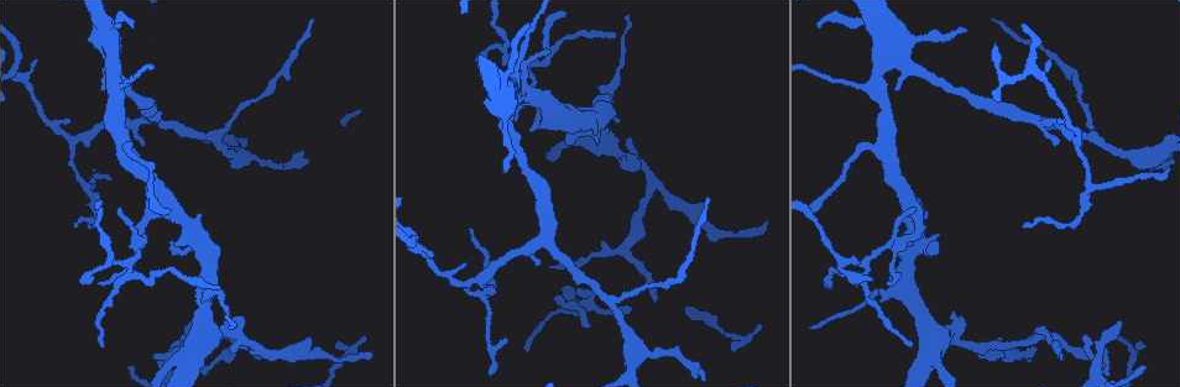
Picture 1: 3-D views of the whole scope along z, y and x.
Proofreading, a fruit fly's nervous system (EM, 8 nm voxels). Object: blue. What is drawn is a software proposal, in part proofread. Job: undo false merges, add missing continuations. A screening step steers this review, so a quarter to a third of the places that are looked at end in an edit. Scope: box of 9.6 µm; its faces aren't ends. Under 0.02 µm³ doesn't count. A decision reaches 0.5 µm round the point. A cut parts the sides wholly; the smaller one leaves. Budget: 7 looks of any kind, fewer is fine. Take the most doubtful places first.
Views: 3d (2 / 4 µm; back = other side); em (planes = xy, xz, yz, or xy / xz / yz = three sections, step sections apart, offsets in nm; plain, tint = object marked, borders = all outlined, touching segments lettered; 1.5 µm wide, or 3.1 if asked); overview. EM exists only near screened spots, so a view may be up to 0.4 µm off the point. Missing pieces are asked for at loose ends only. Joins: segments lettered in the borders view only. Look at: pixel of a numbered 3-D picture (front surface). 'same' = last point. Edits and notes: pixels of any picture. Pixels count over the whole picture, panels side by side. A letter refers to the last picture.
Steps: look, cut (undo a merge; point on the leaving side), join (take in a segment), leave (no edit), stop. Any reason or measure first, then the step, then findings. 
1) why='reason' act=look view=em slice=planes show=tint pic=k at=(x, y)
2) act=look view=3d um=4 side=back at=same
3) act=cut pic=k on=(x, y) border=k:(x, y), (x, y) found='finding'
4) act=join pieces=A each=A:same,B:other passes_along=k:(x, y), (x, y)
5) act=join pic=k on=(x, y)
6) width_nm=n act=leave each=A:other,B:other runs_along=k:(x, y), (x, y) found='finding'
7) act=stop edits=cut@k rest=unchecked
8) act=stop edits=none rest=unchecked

why='free end' act=look view=em slice=xy step=4 show=tint pic=1 at=(130, 365)

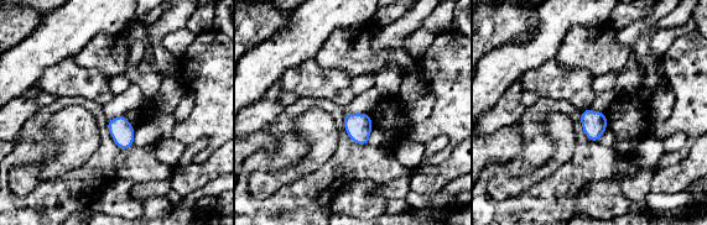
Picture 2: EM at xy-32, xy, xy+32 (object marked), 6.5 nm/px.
act=look view=em slice=planes show=borders at=same

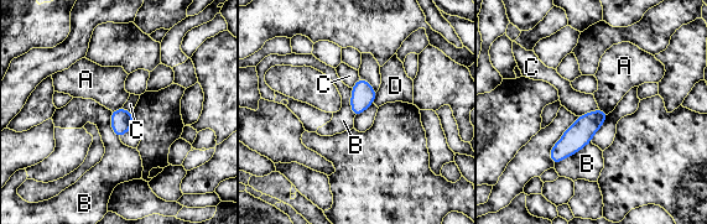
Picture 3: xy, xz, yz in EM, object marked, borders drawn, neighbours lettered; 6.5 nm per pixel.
width_nm=130 act=leave each=A:other,B:other,C:other,D:other border=3:(121, 107), (112, 112) found='none of them fits'

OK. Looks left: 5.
why='thin end' act=look view=3d um=4 pic=1 at=(810, 329)

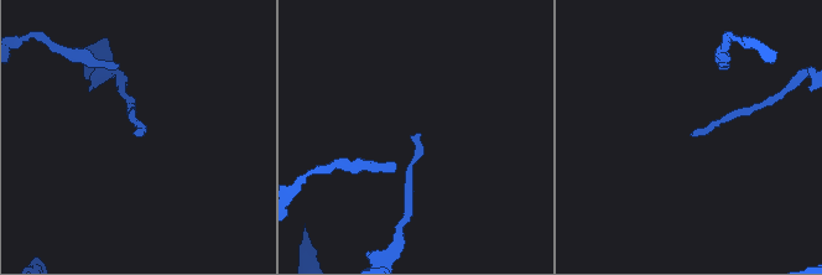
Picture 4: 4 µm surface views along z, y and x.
why='now the EM' act=look view=em slice=planes show=borders pic=4 at=(690, 134)

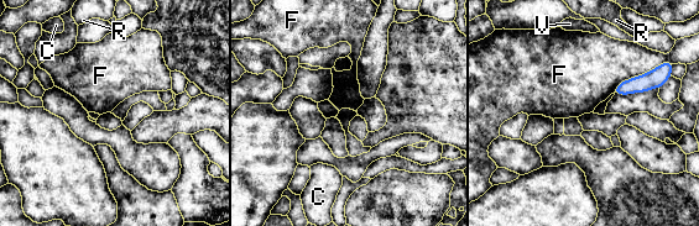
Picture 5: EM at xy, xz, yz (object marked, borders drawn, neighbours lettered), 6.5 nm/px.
act=leave each=C:other,F:other,R:other,V:other found='none of them fits'

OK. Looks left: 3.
why='three arms meet' act=look view=em slice=planes show=tint pic=1 at=(119, 144)

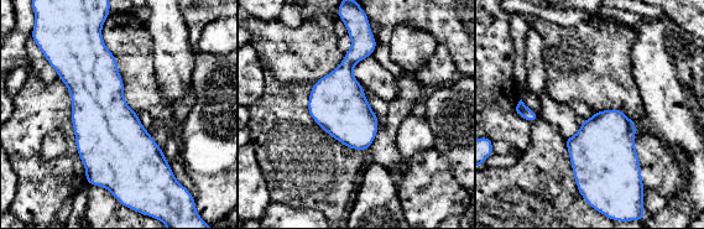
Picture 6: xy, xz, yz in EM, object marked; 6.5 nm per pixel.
why='what lies round it' act=look view=em slice=planes show=borders at=same

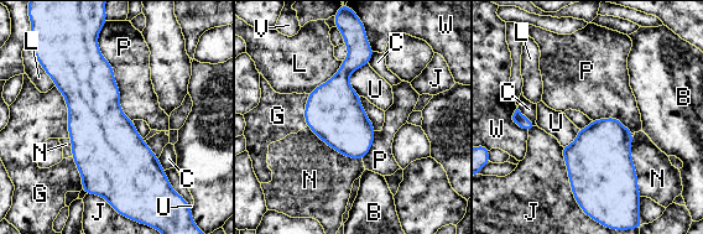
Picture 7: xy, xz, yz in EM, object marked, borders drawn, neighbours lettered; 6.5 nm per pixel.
width_nm=380 act=leave each=B:other,C:other,G:other,J:other,L:other,N:other,P:other,U:other,V:other,W:other border=7:(55, 86), (67, 108), (69, 138) found='all the same cell'

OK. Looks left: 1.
act=stop edits=none rest=unchecked

